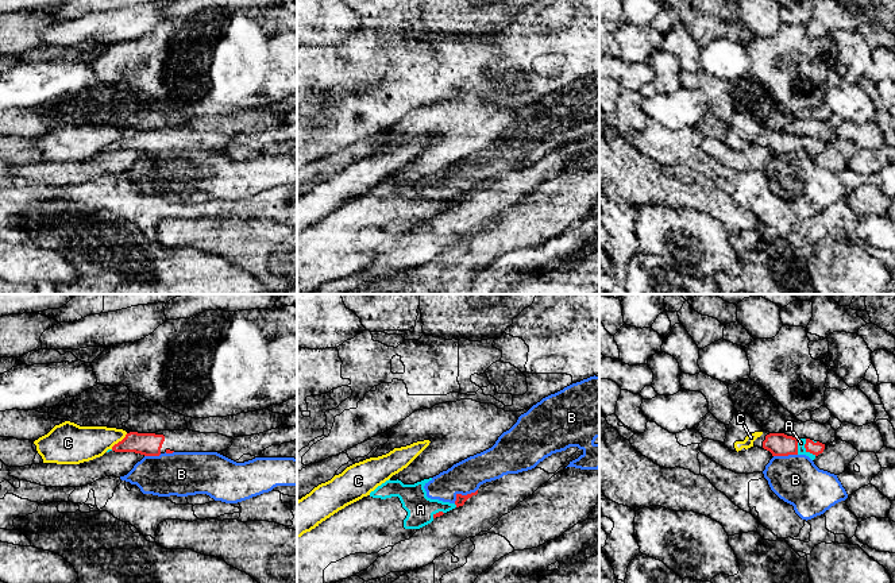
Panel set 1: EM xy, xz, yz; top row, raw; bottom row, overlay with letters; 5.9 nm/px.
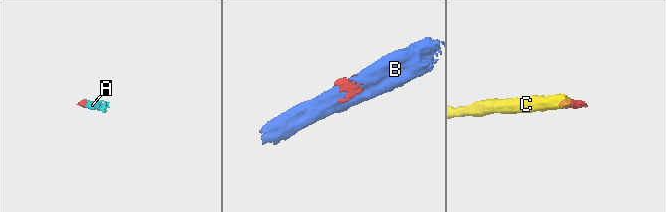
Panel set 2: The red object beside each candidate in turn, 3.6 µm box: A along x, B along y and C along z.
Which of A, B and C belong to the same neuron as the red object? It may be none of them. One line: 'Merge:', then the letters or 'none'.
Merge: A

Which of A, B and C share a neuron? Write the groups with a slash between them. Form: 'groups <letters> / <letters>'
groups A / B / C

